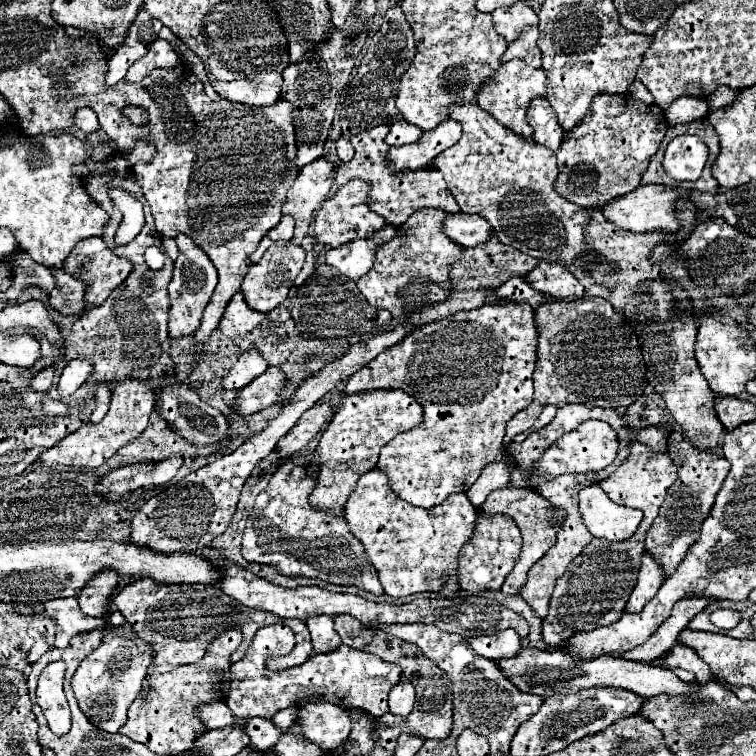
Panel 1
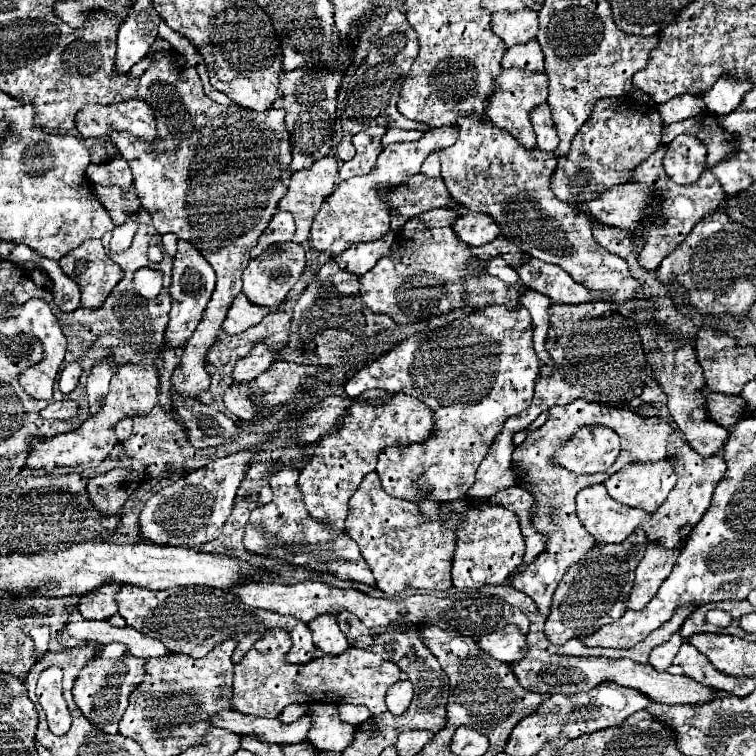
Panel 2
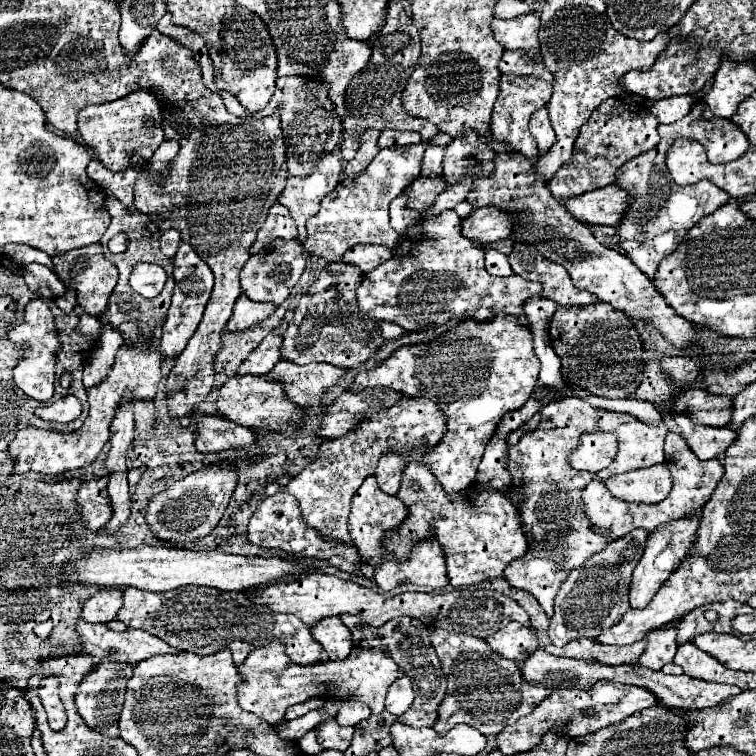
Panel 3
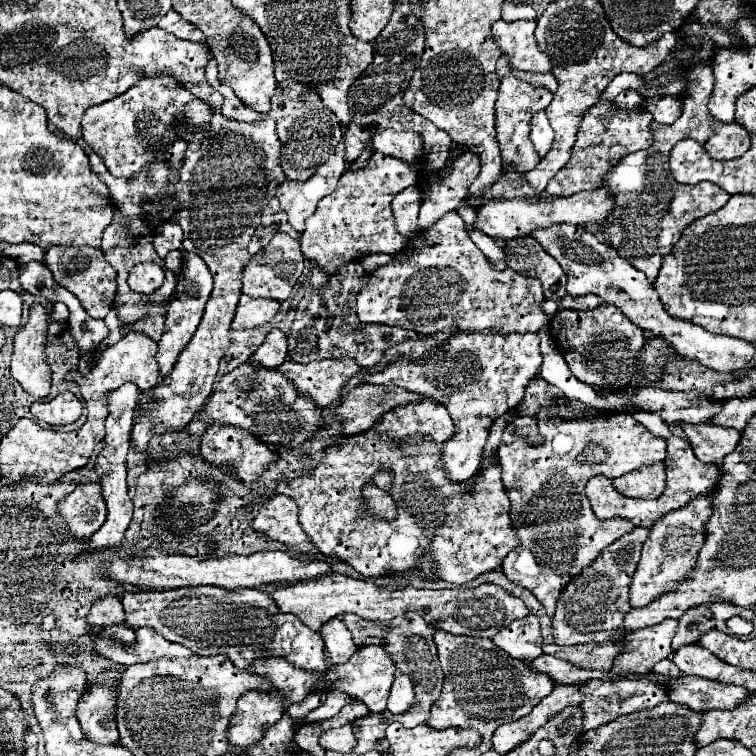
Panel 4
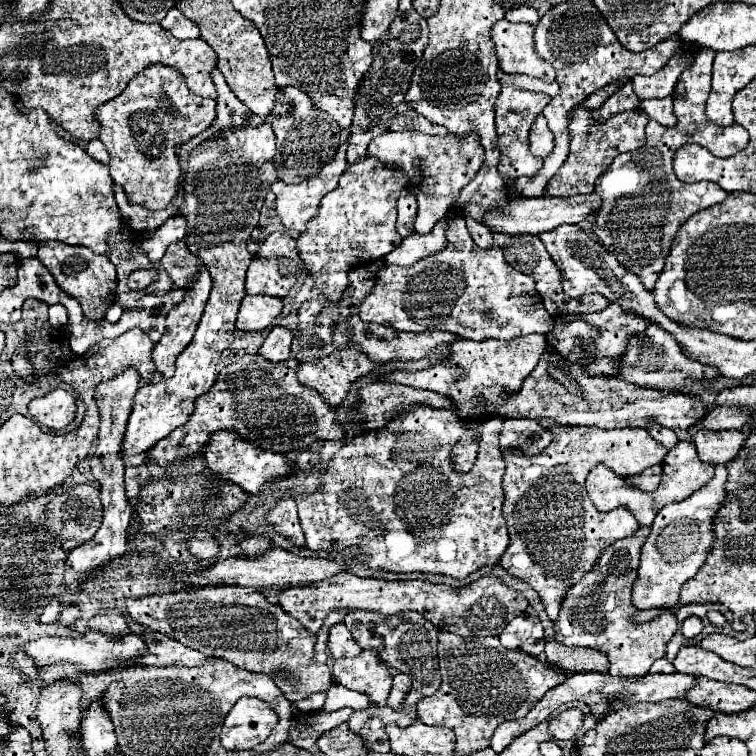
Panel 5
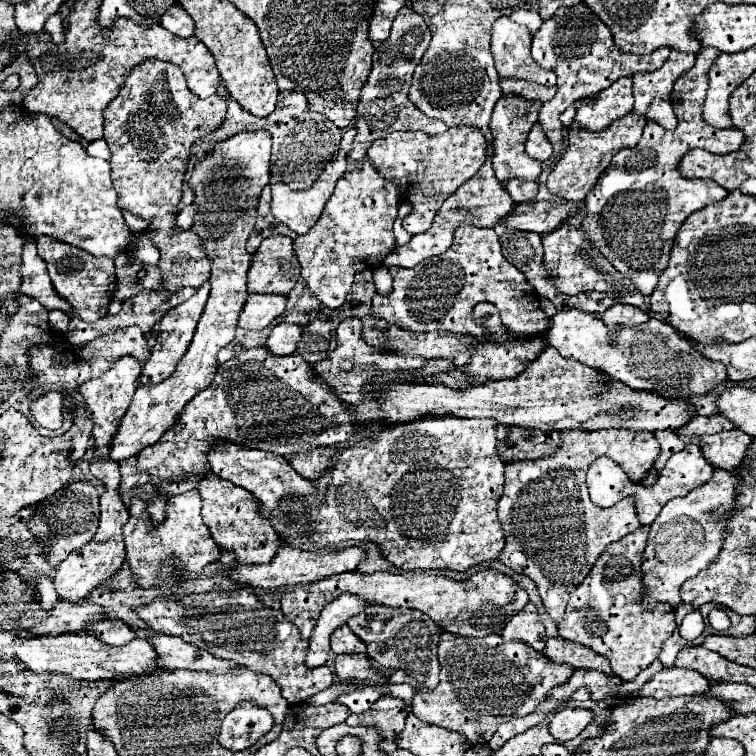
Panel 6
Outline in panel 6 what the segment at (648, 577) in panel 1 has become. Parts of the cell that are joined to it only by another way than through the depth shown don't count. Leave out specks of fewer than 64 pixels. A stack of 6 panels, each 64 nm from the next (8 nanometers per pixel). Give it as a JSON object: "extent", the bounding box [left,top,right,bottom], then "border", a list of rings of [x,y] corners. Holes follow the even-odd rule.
{"extent":[642,468,738,608],"border":[[[716,468],[710,482],[692,490],[684,498],[670,500],[666,508],[662,508],[662,512],[650,526],[648,544],[642,554],[642,604],[646,608],[654,608],[660,602],[668,602],[676,608],[680,604],[680,586],[718,558],[720,546],[726,536],[726,518],[730,518],[738,492],[736,484],[738,478],[734,478],[734,474]]]}

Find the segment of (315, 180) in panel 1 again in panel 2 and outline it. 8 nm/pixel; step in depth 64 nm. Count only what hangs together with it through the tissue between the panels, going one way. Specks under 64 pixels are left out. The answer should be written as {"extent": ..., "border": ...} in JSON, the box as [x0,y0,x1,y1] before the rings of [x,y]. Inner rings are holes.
{"extent":[280,156,338,244],"border":[[[326,156],[316,160],[312,164],[312,168],[308,170],[300,170],[300,172],[294,172],[292,178],[290,178],[290,186],[288,186],[288,192],[286,196],[282,198],[280,202],[280,210],[286,210],[290,212],[294,218],[296,218],[296,234],[294,234],[294,242],[302,244],[308,240],[308,232],[310,232],[310,226],[312,226],[312,220],[314,216],[318,214],[322,202],[332,194],[334,186],[338,182],[338,162],[336,158],[332,156]]]}

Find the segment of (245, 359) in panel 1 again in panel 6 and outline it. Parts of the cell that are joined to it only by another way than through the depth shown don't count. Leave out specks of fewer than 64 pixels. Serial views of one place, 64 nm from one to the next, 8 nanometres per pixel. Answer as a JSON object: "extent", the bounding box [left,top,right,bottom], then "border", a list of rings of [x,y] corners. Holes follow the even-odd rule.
{"extent":[266,322,302,356],"border":[[[286,322],[276,324],[266,340],[266,348],[278,356],[294,354],[300,334],[302,334],[302,326],[298,326],[298,324],[286,324]]]}

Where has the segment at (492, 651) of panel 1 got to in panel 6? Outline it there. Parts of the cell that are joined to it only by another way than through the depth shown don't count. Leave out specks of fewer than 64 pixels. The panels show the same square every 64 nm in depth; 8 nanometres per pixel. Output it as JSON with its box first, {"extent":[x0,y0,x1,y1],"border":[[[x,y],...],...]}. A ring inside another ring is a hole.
{"extent":[500,604,546,652],"border":[[[526,604],[524,610],[520,610],[500,632],[502,638],[508,640],[520,640],[530,644],[534,650],[542,652],[546,646],[546,632],[544,632],[544,624],[540,622],[538,610],[534,604]]]}

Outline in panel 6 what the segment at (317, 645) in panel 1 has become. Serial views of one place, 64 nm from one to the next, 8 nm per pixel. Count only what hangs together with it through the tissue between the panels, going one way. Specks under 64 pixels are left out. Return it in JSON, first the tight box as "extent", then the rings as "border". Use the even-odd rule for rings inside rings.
{"extent":[330,626,366,654],"border":[[[348,626],[334,630],[330,646],[334,654],[366,654],[366,644],[360,642],[360,638],[356,638],[356,634]]]}

